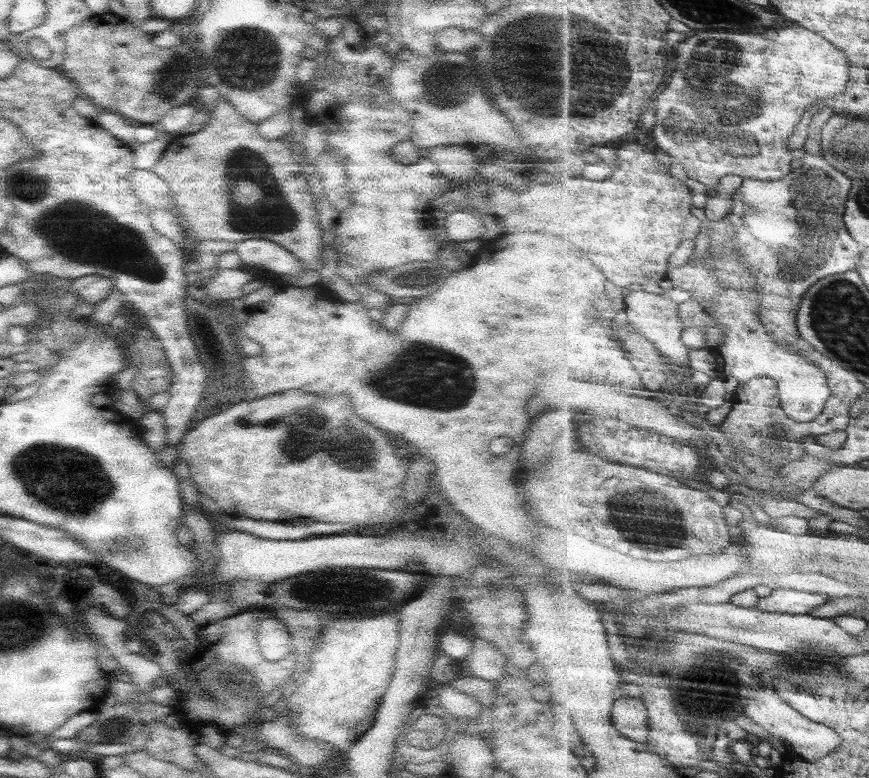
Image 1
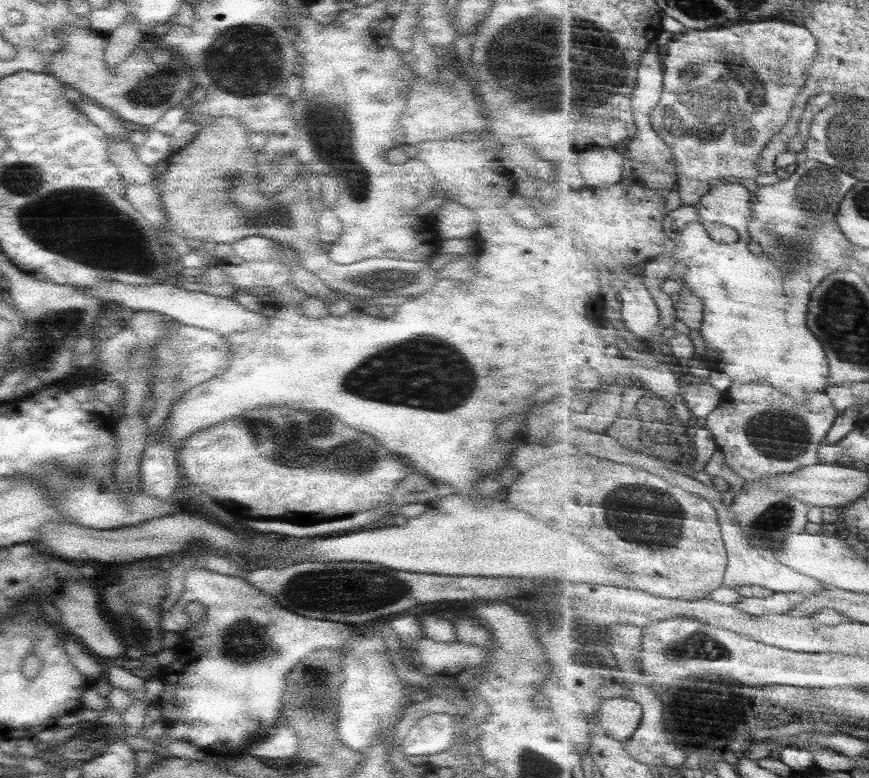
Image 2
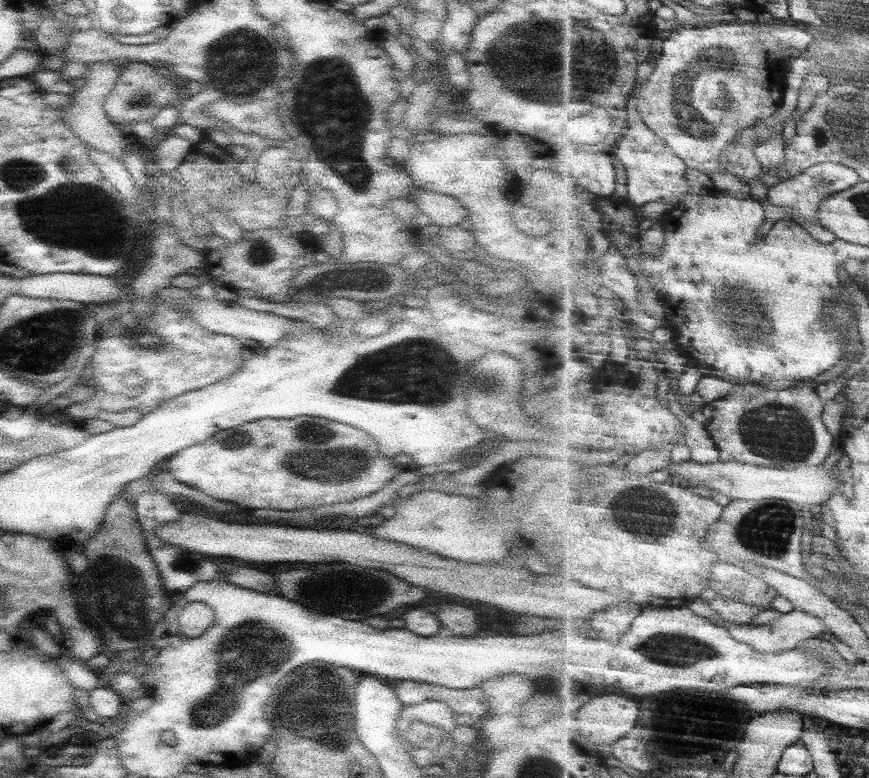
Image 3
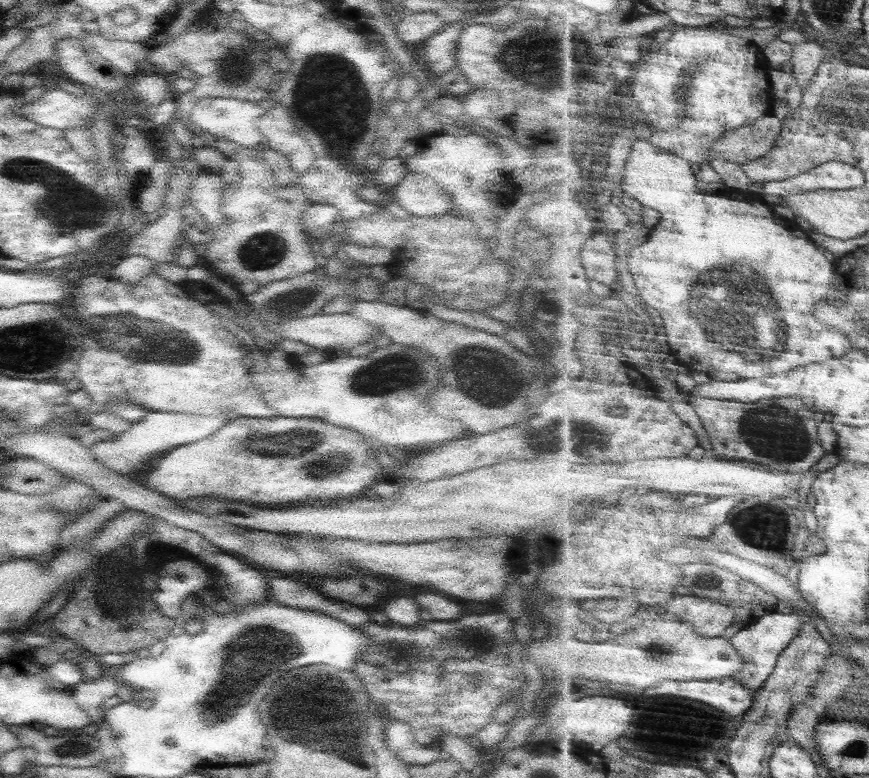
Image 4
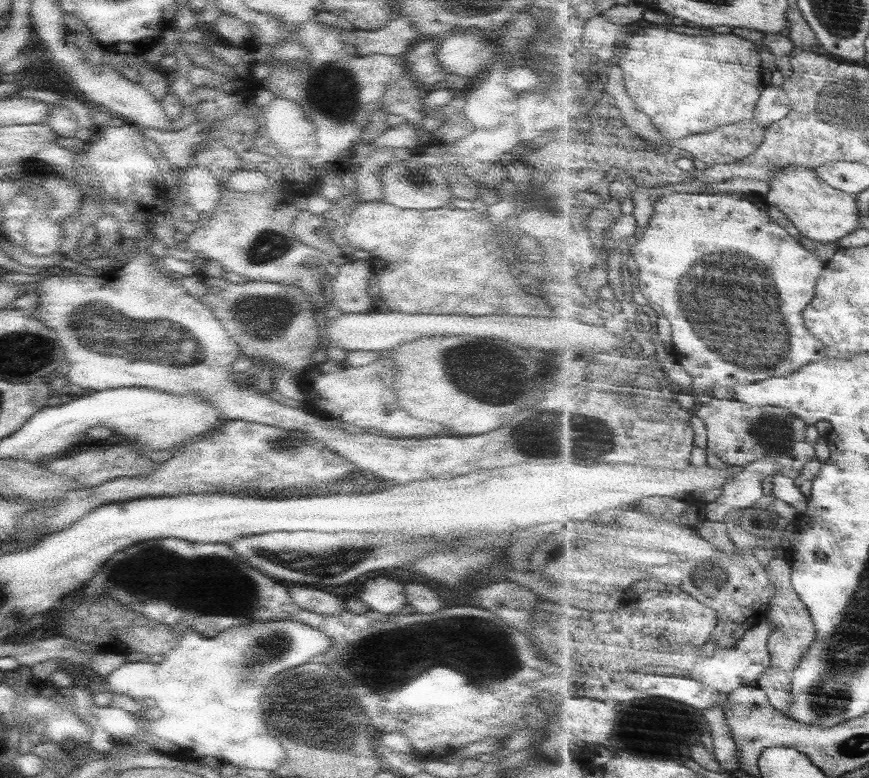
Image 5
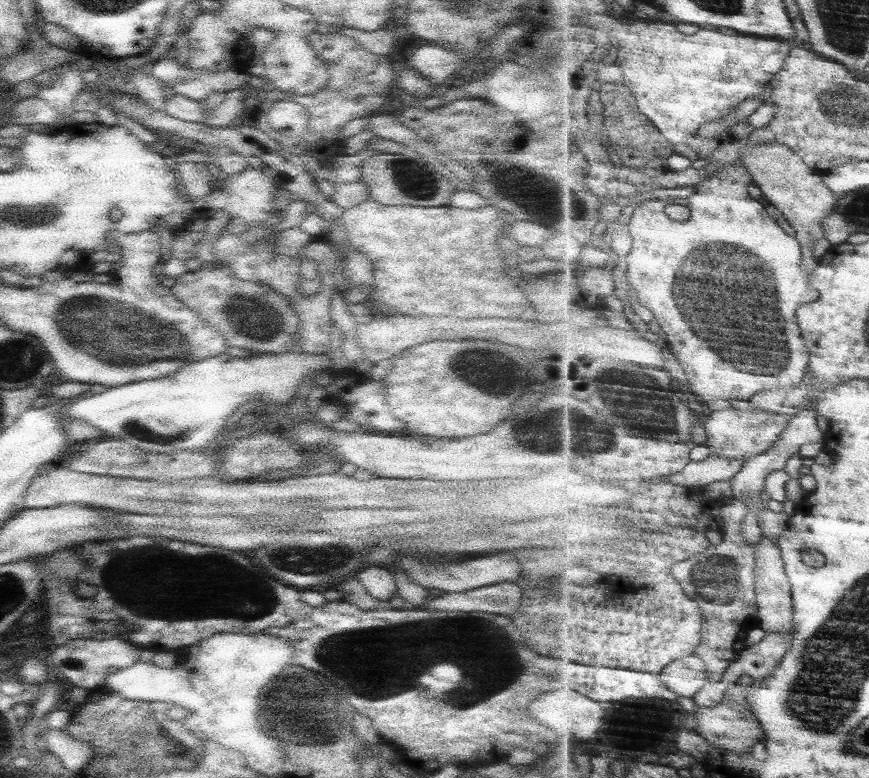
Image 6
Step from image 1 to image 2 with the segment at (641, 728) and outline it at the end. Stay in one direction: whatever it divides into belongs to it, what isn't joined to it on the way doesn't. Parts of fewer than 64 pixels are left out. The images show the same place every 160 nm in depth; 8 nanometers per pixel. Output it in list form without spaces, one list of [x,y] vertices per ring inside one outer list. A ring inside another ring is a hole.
[[[629,695],[617,698],[605,698],[598,706],[596,720],[605,730],[605,735],[623,742],[631,740],[642,724],[642,704],[638,704]]]

